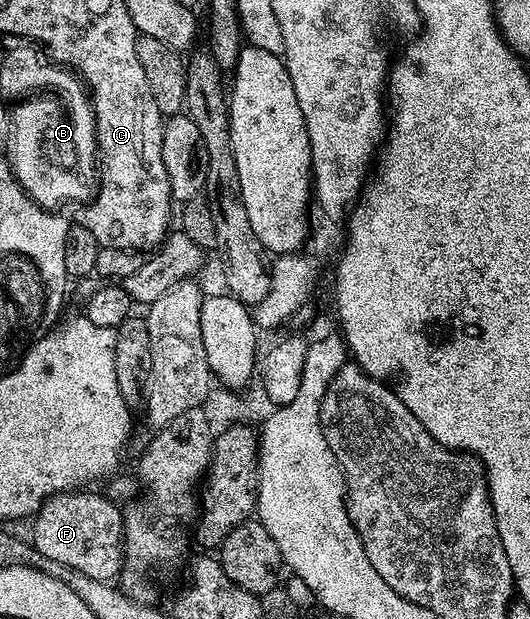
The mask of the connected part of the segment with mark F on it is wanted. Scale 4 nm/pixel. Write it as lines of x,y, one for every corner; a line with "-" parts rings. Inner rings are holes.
88,492
54,494
41,503
32,522
31,545
43,558
77,570
99,582
112,582
124,562
124,515
111,498

